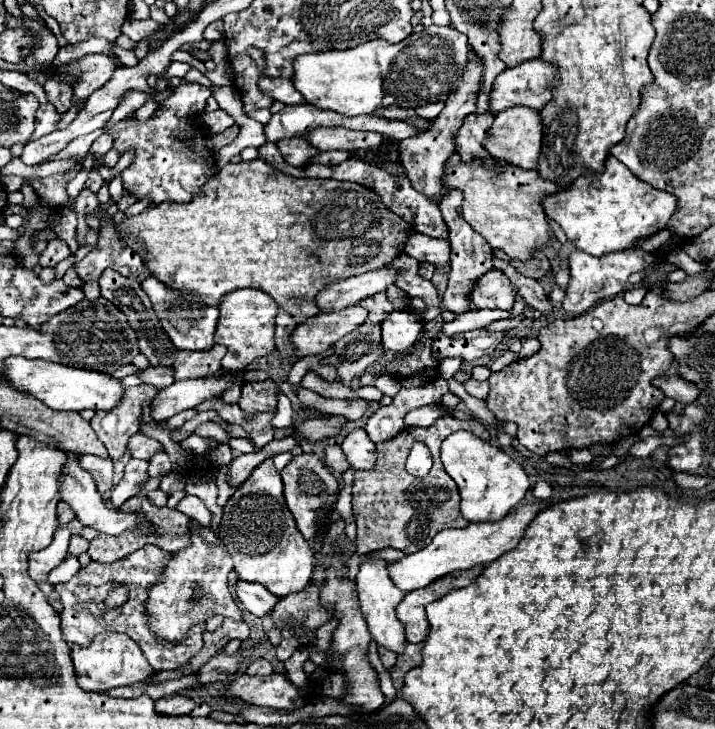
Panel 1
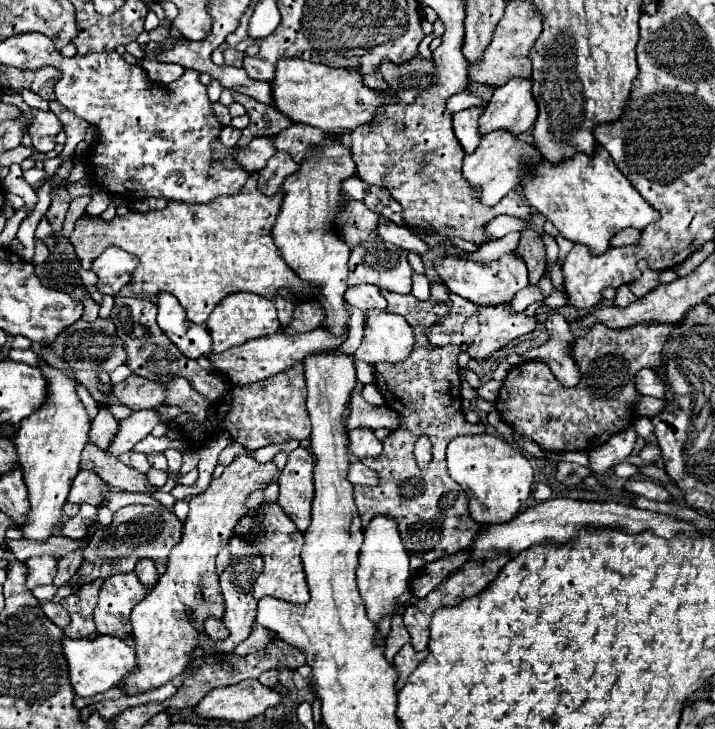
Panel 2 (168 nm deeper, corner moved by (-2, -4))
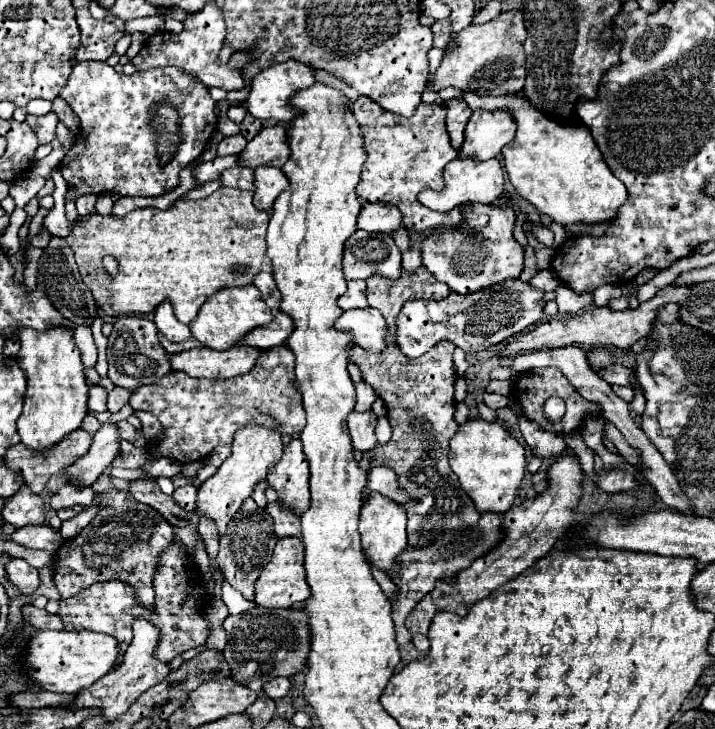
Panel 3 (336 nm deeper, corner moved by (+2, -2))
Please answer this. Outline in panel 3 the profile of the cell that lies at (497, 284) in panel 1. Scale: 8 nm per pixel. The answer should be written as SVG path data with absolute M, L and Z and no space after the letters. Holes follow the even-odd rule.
M472 204L464 212L464 220L456 230L440 230L422 242L422 264L436 280L450 286L458 294L474 294L476 290L518 278L522 272L522 246L514 240L512 228L516 214L512 208Z

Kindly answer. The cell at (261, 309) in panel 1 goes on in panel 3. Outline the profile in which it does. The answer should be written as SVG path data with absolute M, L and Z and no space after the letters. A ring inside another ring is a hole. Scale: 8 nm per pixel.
M238 286L238 288L226 288L226 290L218 290L214 296L210 296L196 320L190 324L192 334L198 338L198 342L202 342L202 346L214 348L214 350L228 350L230 346L238 344L248 332L252 332L258 326L266 326L268 322L272 322L272 312L270 308L264 304L264 300L260 298L260 292L256 290L256 286Z

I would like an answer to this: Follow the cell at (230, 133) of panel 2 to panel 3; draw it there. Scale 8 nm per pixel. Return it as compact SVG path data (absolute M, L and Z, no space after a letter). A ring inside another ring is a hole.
M242 134L228 136L218 144L218 156L228 156L228 154L240 154L246 148L246 138Z

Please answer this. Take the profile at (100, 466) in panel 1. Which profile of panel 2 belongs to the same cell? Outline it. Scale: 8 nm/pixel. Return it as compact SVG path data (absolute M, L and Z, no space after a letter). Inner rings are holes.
M80 470L78 476L72 482L68 500L74 504L92 504L92 506L100 506L102 500L108 494L108 484L104 484L100 480L100 476L88 472L88 470Z

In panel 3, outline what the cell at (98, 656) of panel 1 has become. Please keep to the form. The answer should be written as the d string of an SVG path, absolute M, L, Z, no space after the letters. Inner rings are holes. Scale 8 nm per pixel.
M38 630L34 638L28 642L26 664L32 668L28 674L32 680L50 692L62 694L76 694L88 686L92 686L98 678L108 674L118 660L118 644L112 636L98 634L98 632L52 632L52 630Z

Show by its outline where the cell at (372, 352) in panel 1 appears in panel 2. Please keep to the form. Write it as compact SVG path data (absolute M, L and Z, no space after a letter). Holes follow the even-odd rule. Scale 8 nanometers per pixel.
M358 284L354 288L348 288L346 302L356 308L382 308L386 310L386 300L380 296L380 290L372 284Z

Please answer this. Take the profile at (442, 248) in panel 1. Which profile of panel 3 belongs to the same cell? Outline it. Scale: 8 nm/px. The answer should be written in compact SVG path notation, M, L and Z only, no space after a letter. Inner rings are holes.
M366 202L358 216L358 228L376 234L394 234L402 226L402 214L386 202Z

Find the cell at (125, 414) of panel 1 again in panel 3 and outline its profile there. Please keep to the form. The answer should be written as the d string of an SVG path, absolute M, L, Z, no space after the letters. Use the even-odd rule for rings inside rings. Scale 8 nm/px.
M86 430L68 434L68 438L44 454L28 450L24 444L14 444L4 454L4 466L10 466L12 472L18 472L24 478L24 484L34 494L40 494L48 478L82 458L90 450L90 444L92 434Z

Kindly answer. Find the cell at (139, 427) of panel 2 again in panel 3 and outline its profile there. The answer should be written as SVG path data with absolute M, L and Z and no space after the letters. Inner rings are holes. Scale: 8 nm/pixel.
M104 422L102 428L94 434L92 446L80 462L74 462L66 472L70 482L76 486L90 486L94 480L110 466L110 462L120 454L120 432L118 422Z

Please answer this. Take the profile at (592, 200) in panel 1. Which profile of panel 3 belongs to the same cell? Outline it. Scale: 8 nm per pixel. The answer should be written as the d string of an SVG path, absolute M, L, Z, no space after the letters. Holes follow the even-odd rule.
M462 92L462 98L468 102L472 110L510 110L516 118L518 130L516 140L512 140L502 150L504 168L508 172L508 178L516 192L526 198L530 204L538 208L540 214L550 216L556 224L570 226L570 224L602 224L608 220L614 220L618 214L618 208L628 200L626 186L610 172L608 164L604 162L598 146L594 144L594 138L586 126L560 126L558 122L552 122L546 118L540 110L536 110L522 94L506 94L506 96L478 96Z

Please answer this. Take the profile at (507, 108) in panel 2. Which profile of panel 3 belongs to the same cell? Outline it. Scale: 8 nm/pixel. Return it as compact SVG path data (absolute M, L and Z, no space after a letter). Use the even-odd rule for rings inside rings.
M474 110L468 126L466 140L460 148L460 156L476 156L480 160L496 158L502 148L512 142L516 134L516 120L508 112Z

